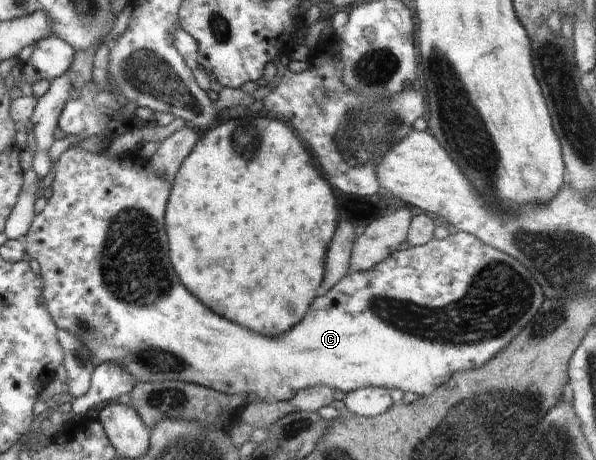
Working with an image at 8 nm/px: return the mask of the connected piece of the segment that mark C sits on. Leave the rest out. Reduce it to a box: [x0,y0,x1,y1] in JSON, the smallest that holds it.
[23,148,546,404]

